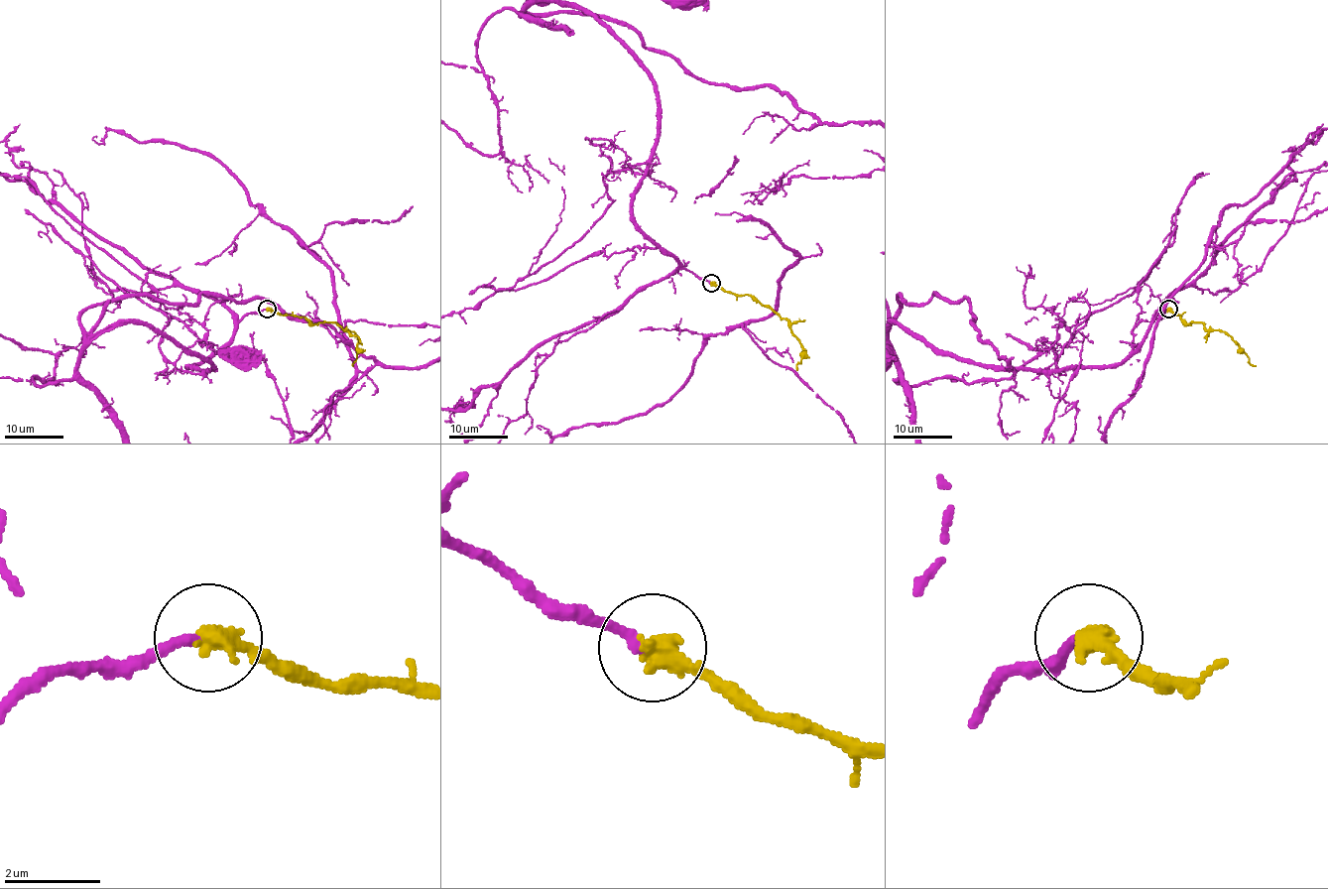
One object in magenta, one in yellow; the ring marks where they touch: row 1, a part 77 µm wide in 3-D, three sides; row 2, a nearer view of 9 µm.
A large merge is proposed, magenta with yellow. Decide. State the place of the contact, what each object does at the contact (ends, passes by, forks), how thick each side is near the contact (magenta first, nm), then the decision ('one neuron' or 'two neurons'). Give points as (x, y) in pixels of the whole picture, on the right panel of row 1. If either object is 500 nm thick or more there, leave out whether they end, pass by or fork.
at (1168, 309); magenta ends there; yellow ends there; 220 nm thick on the magenta side, 440 nm on the other; two neurons

